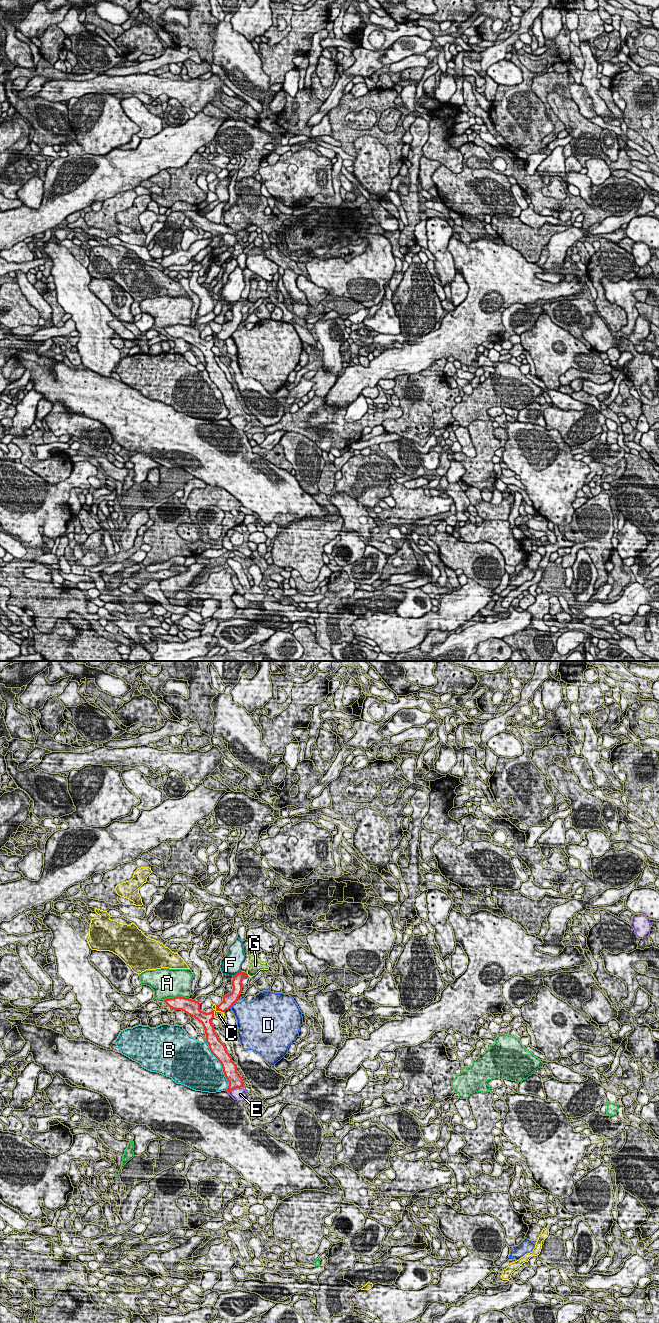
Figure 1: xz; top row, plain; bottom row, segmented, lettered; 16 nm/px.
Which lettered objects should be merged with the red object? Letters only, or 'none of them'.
none of them

